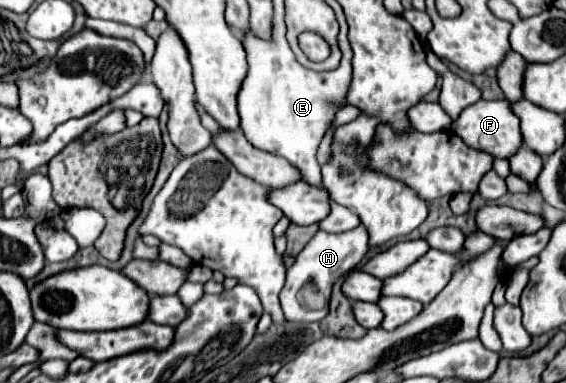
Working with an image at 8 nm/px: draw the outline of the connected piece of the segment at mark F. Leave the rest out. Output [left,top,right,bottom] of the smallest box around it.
[452,99,524,159]

